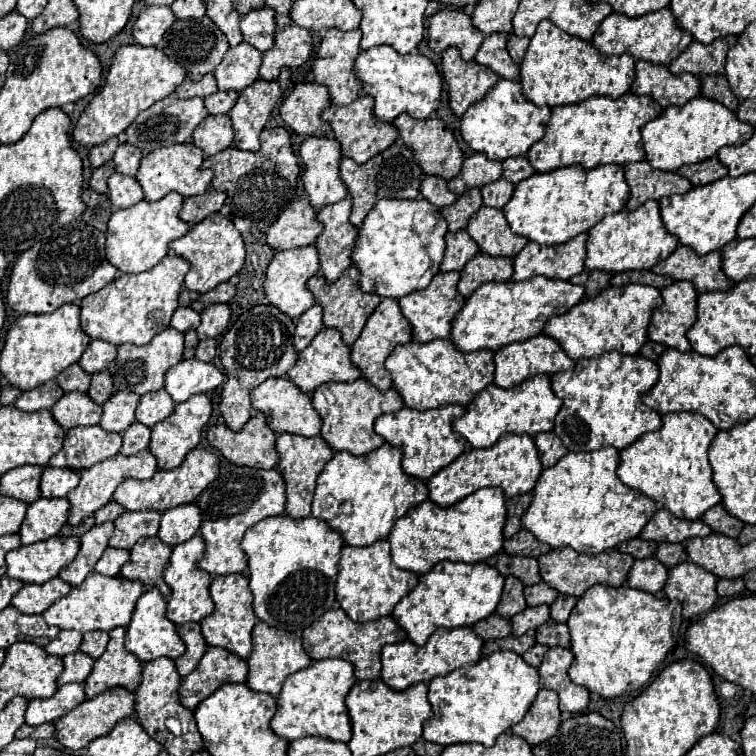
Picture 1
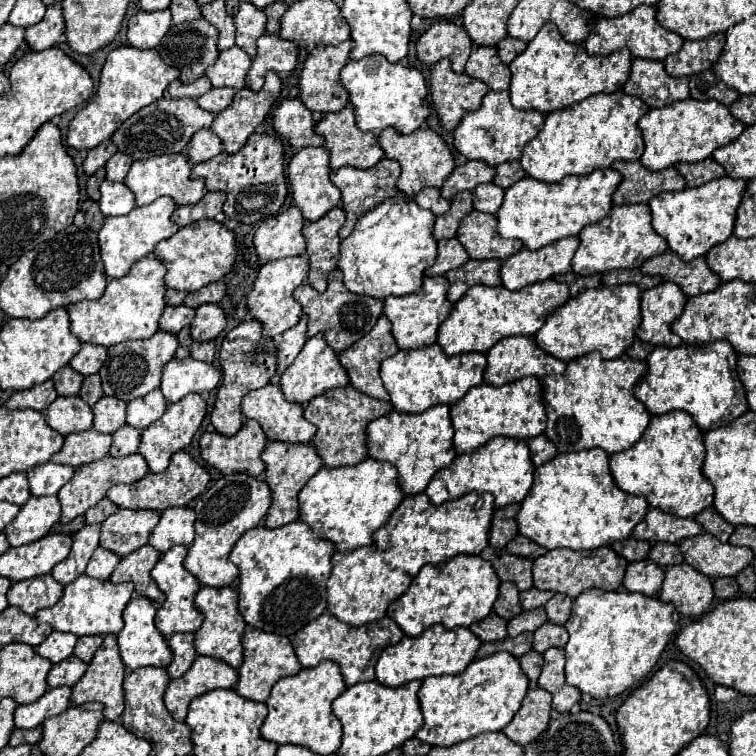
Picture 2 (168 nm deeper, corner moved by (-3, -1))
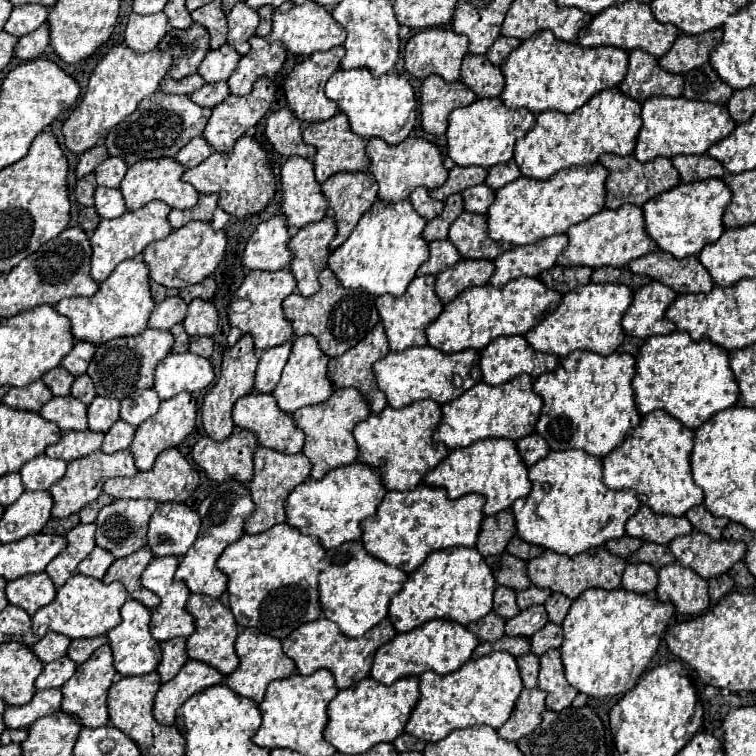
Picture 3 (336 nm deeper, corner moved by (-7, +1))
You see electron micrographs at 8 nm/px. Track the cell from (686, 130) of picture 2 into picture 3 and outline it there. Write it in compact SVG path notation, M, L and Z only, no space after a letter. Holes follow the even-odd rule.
M683 96L647 98L643 102L641 120L643 120L643 126L637 134L637 144L633 150L633 156L641 162L647 162L655 156L673 158L677 154L705 154L711 144L727 138L735 128L735 122L731 120L725 106L695 102Z

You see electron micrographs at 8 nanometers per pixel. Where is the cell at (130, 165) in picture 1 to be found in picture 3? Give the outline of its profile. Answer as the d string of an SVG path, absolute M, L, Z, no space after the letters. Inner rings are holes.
M107 158L105 162L101 162L95 168L95 178L97 178L99 186L119 188L125 172L127 172L127 164L123 164L123 160L119 160L119 158Z

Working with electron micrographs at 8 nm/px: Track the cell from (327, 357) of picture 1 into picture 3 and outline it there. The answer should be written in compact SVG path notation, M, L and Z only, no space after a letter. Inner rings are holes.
M299 336L297 340L293 340L291 354L289 354L289 360L283 368L281 380L277 382L275 390L271 392L273 398L277 400L277 406L283 412L293 414L295 410L299 410L303 406L325 402L335 390L327 378L327 362L329 362L329 358L323 356L323 352L319 352L319 346L315 344L313 336Z

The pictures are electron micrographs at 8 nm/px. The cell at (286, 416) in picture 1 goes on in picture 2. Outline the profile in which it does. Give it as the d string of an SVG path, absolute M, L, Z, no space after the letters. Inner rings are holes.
M267 384L259 390L249 392L243 398L243 416L257 420L261 424L263 432L267 434L267 438L279 440L279 442L311 442L311 438L317 432L317 428L303 418L303 406L297 402L285 400L285 396L277 384Z

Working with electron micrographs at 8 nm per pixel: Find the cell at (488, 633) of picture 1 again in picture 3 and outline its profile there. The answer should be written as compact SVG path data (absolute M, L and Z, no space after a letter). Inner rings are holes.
M489 612L475 624L473 622L467 624L467 630L473 632L481 642L493 642L493 640L503 638L503 634L505 634L503 628L505 628L505 620L495 612Z

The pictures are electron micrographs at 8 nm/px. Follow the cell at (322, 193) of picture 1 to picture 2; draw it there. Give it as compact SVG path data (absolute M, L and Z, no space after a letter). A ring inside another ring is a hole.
M301 148L287 166L287 178L293 188L293 200L303 212L307 220L319 220L331 208L335 208L341 200L341 190L331 182L331 166L329 166L329 152L325 148Z

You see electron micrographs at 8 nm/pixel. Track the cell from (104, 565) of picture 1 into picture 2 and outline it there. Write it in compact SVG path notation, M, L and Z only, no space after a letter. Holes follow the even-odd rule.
M97 548L95 550L95 554L91 556L91 560L89 560L89 564L87 564L87 574L91 576L91 578L99 578L99 580L107 580L111 574L113 574L113 570L115 570L115 566L121 562L121 558L119 556L115 556L111 550L105 550L105 548Z

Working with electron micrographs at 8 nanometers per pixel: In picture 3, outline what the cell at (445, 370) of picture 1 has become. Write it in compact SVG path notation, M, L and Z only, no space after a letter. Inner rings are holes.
M433 346L407 348L403 352L389 352L385 358L373 364L377 388L385 394L389 406L403 408L415 400L435 400L437 404L451 402L469 390L475 382L481 382L481 366L477 350L461 350L455 354L443 354Z

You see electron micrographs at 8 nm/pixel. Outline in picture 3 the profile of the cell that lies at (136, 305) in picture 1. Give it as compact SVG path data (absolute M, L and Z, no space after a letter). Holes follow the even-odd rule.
M131 258L121 262L111 276L99 284L99 290L91 298L63 298L55 310L69 318L71 334L75 340L85 340L91 344L105 344L113 338L135 336L147 328L149 314L155 302L149 292L149 276L147 266L139 258Z

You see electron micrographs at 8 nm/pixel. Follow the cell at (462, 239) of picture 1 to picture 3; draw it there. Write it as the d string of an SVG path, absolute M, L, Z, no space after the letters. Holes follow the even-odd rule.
M449 240L429 244L429 260L417 270L417 276L439 274L459 262L459 252Z

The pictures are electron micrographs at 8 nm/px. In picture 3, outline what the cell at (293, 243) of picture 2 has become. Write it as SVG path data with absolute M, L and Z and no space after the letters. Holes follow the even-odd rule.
M277 214L257 226L253 236L247 240L247 246L241 256L241 264L249 270L275 272L287 268L291 262L291 250L287 248L289 240L287 224L283 214Z

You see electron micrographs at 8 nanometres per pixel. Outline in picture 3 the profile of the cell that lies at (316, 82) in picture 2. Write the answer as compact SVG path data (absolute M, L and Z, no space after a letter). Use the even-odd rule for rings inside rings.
M341 46L331 48L327 52L315 52L291 70L291 74L287 76L287 80L283 84L283 92L285 92L285 100L287 100L289 110L295 114L297 120L323 122L323 120L329 120L331 116L335 116L335 104L331 104L331 100L327 100L327 96L323 92L323 84L327 84L331 74L339 70L339 62L343 58L343 52L345 52L345 48L341 48Z

